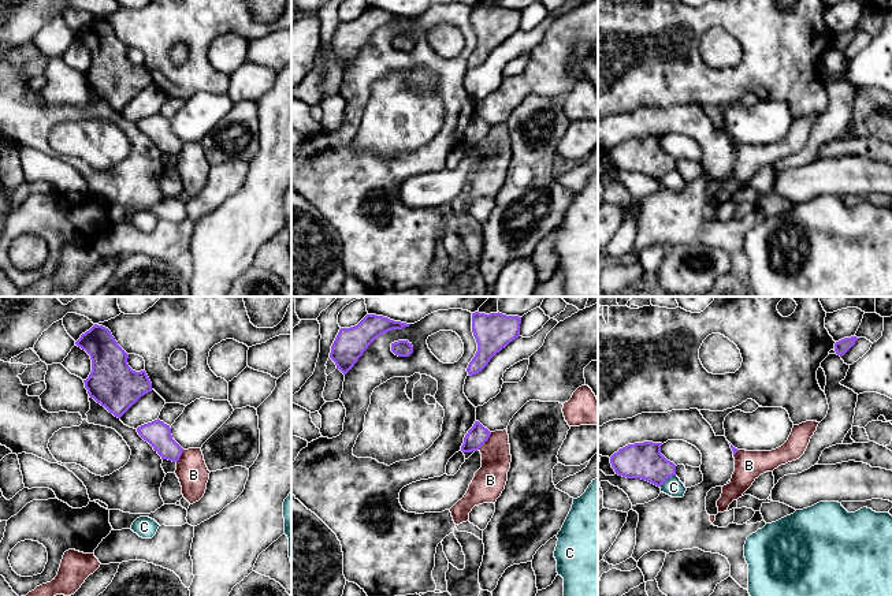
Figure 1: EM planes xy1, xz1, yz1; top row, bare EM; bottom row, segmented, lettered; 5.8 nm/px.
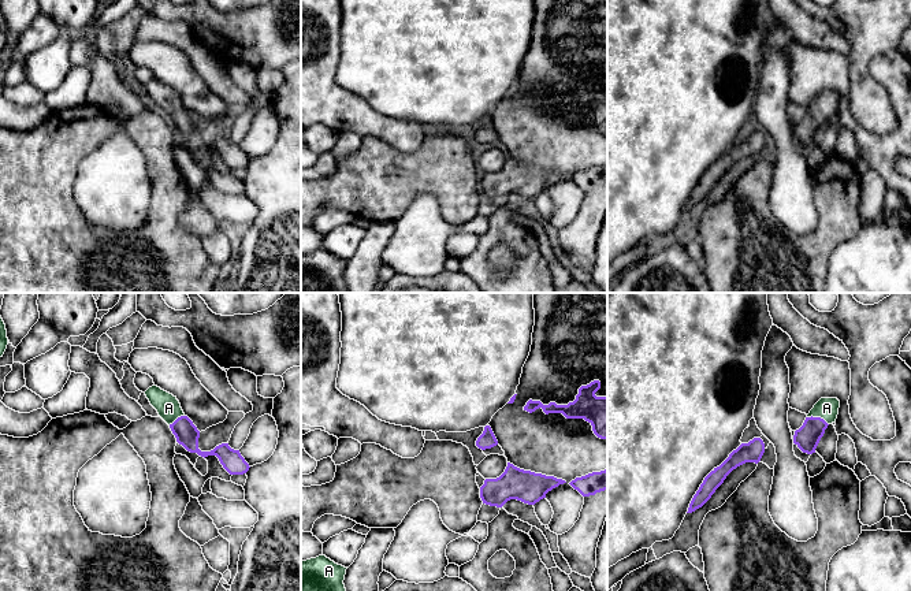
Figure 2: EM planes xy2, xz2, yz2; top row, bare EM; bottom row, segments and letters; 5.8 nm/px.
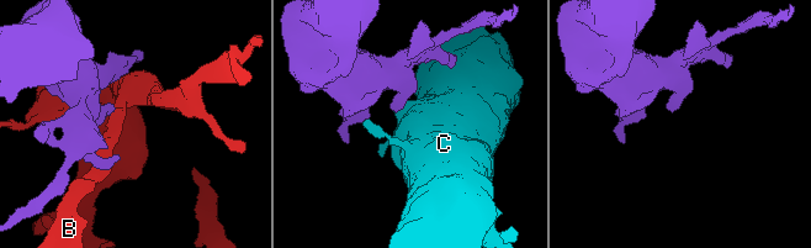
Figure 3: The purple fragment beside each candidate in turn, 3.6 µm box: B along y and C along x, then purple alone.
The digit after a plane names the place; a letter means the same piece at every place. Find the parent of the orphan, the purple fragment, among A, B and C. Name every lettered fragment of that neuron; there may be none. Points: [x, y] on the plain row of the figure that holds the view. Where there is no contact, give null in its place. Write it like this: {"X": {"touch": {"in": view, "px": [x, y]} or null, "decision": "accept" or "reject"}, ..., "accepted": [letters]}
{"A": {"touch": {"in": "yz2", "px": [818, 111]}, "decision": "accept"}, "B": {"touch": {"in": "xz1", "px": [486, 134]}, "decision": "reject"}, "C": {"touch": {"in": "yz1", "px": [666, 172]}, "decision": "reject"}, "accepted": ["A"]}

